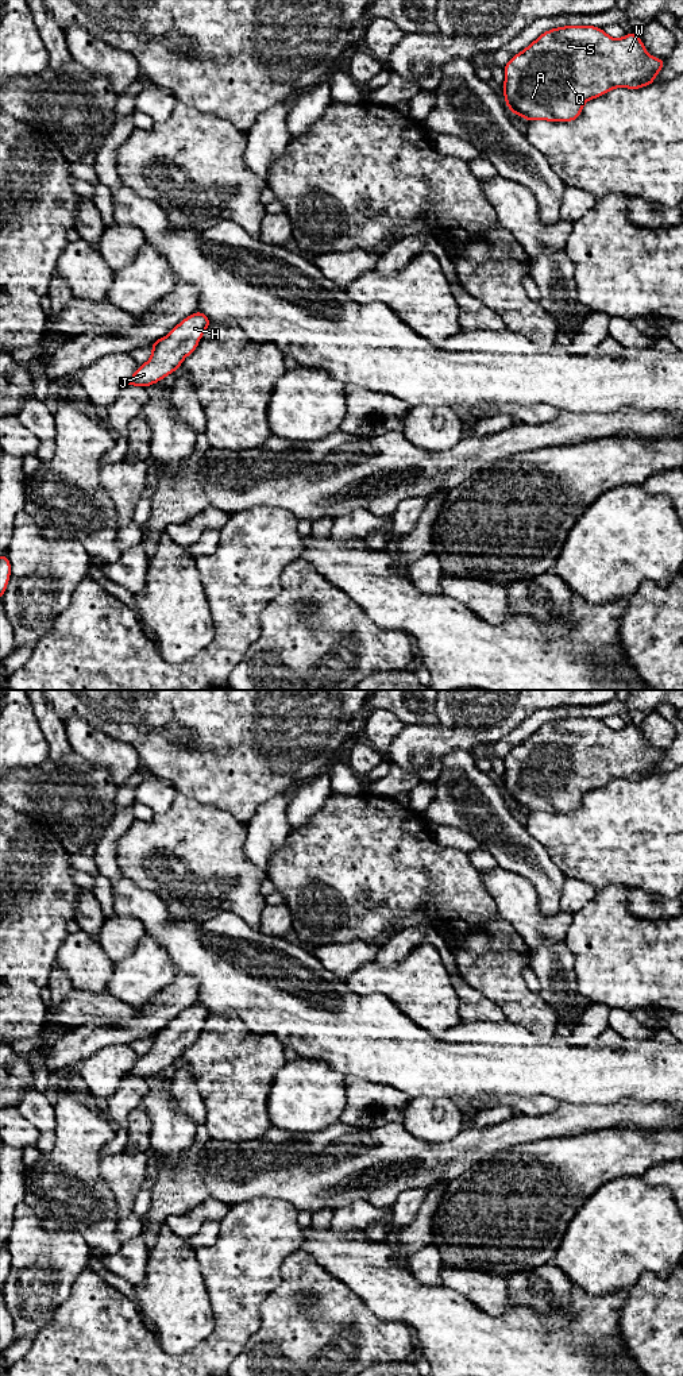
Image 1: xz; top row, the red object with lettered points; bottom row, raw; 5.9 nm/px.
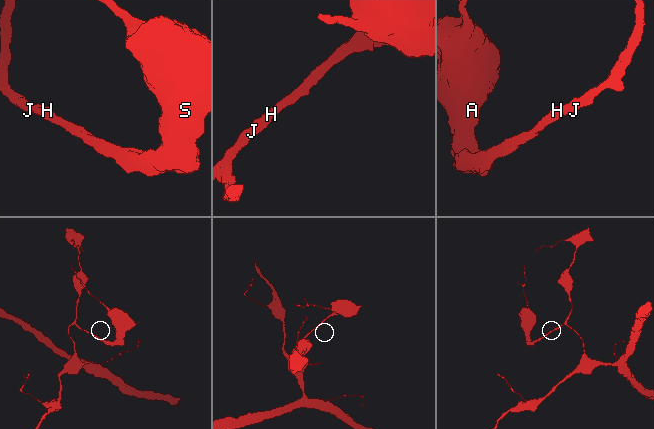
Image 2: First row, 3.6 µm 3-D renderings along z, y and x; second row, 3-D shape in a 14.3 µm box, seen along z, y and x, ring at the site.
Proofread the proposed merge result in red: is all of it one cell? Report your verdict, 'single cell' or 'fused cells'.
single cell

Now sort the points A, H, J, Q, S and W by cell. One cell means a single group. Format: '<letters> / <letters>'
A H J Q S W

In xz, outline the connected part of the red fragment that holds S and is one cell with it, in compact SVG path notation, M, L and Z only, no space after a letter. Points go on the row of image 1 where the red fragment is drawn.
M564 26L545 31L503 66L505 103L525 120L574 122L587 100L614 88L640 89L655 82L665 59L645 50L634 32L620 39L594 26Z

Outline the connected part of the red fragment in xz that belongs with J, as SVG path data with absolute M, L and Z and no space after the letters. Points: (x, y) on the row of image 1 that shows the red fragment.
M201 311L185 317L167 336L151 344L150 361L140 365L124 385L146 388L180 369L182 361L198 347L198 340L211 324Z

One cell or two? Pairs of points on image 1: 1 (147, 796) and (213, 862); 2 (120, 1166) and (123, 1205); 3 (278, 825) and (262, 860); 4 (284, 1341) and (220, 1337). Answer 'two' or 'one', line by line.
1: two
2: one
3: one
4: two

